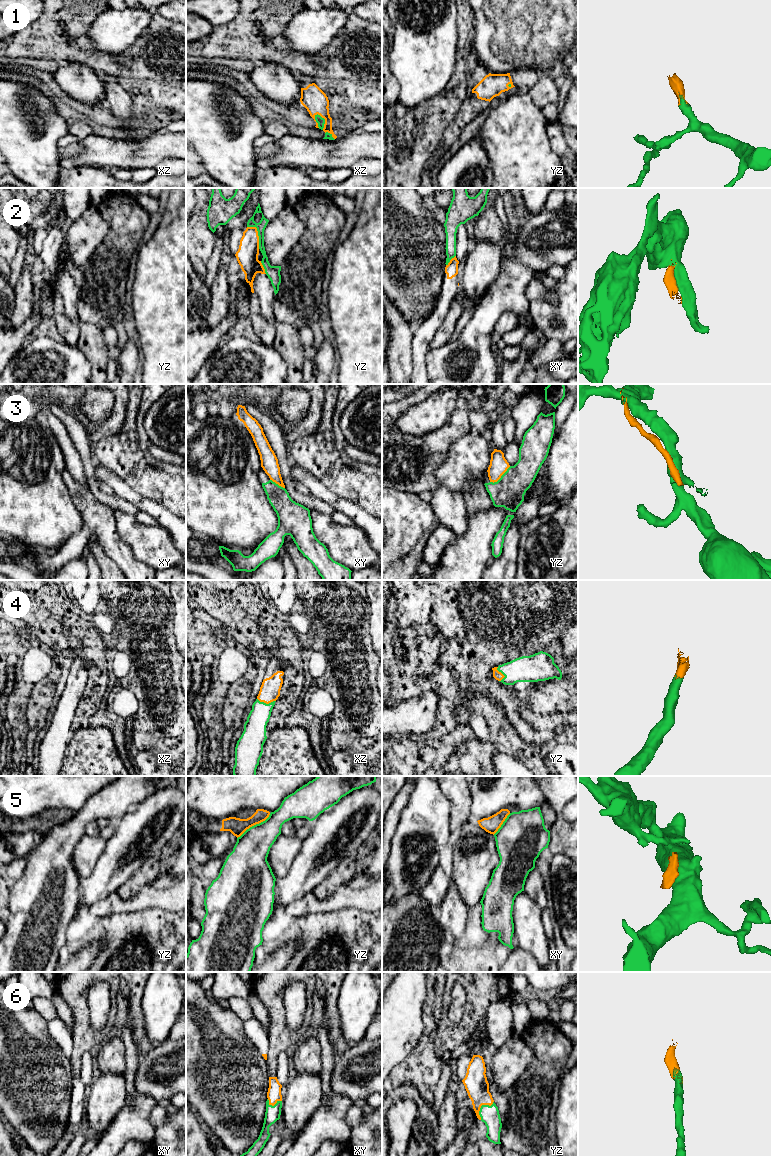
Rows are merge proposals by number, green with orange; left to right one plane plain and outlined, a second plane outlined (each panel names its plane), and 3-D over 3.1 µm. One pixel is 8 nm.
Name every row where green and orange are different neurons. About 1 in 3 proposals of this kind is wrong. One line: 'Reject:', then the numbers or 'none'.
Reject: 2, 3, 5

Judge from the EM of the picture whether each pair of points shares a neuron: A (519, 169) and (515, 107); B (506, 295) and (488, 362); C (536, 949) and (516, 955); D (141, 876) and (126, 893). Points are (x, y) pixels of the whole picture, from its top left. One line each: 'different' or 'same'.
A: same
B: same
C: different
D: same

